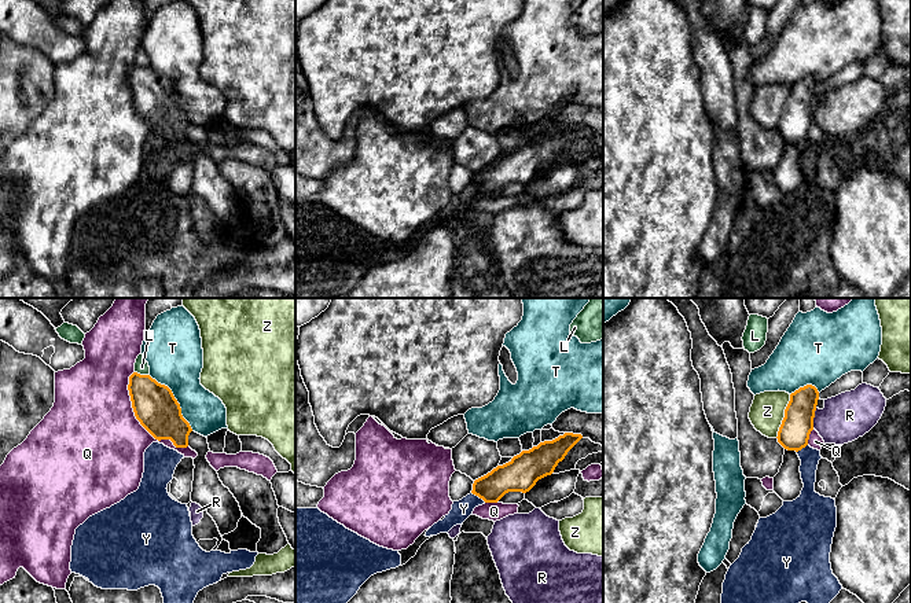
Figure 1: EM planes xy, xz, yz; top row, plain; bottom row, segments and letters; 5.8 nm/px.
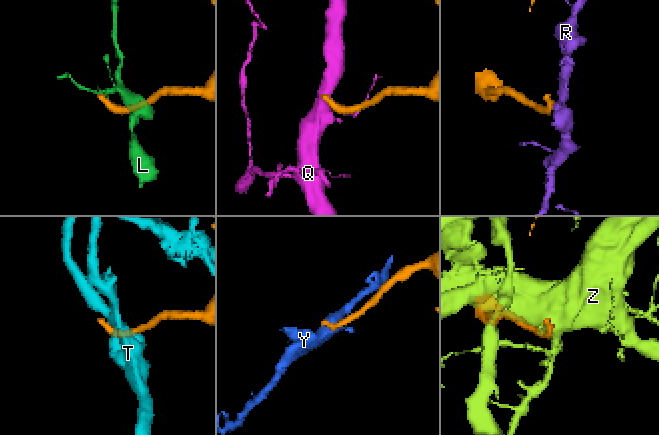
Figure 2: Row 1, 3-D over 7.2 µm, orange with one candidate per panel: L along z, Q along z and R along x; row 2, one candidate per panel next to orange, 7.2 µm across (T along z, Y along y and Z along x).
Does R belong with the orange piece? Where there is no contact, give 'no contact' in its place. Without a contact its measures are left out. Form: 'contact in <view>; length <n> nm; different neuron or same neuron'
contact in yz; length 120 nm; different neuron

